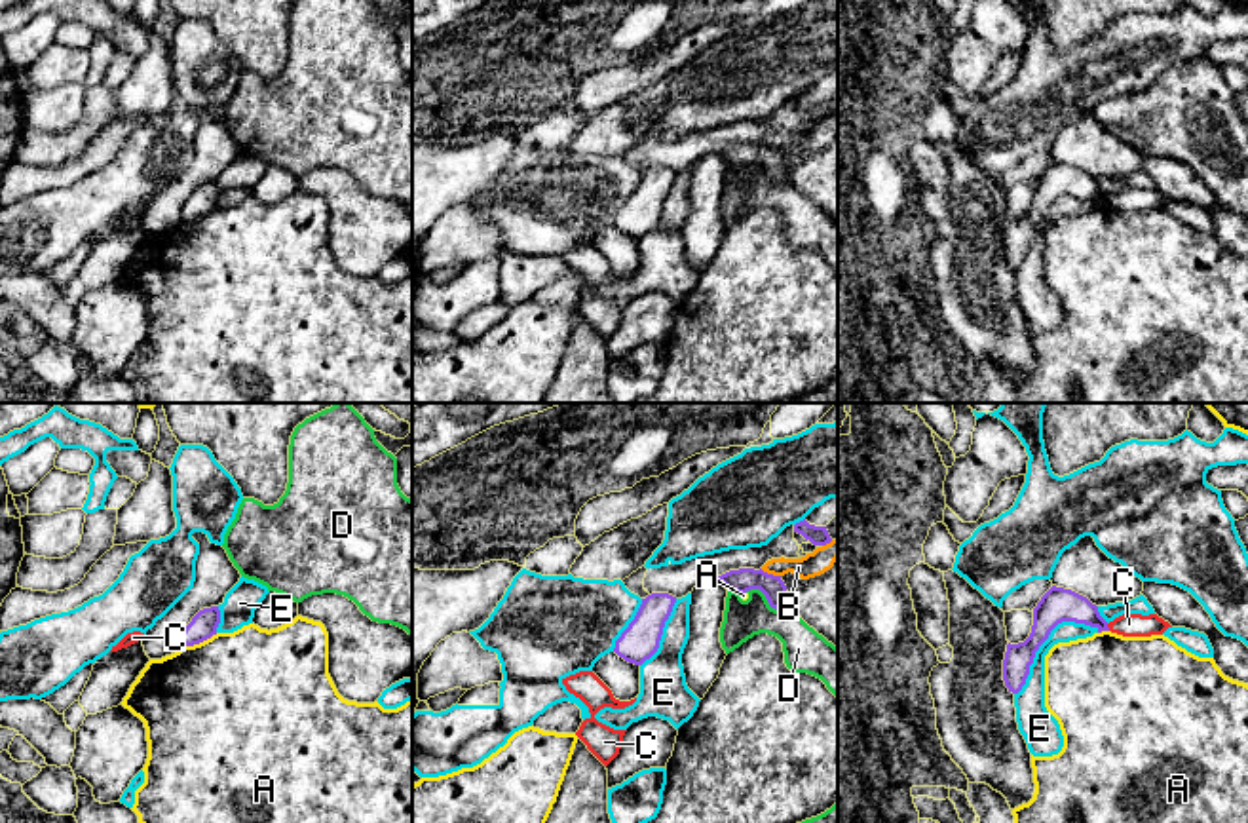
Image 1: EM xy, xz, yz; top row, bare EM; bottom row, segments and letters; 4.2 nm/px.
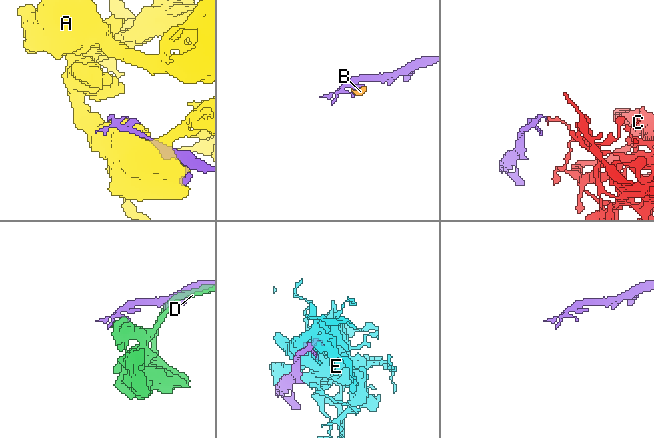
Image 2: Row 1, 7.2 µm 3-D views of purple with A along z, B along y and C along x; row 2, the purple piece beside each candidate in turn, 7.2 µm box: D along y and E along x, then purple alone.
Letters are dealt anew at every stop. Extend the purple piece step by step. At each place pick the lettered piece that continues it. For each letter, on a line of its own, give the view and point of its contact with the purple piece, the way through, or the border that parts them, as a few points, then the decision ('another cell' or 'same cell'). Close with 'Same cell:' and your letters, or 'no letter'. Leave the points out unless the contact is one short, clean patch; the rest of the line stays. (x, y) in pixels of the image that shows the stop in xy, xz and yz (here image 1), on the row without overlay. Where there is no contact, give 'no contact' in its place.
A: contact xy (200, 215); another cell
B: contact xz (770, 149); another cell
C: contact yz (1108, 202); border yz (1106, 198), (1110, 204); another cell
D: contact xz (768, 175); border xz (745, 166), (758, 164), (772, 181), (789, 181); another cell
E: contact yz (1047, 211); another cell
Same cell: no letter

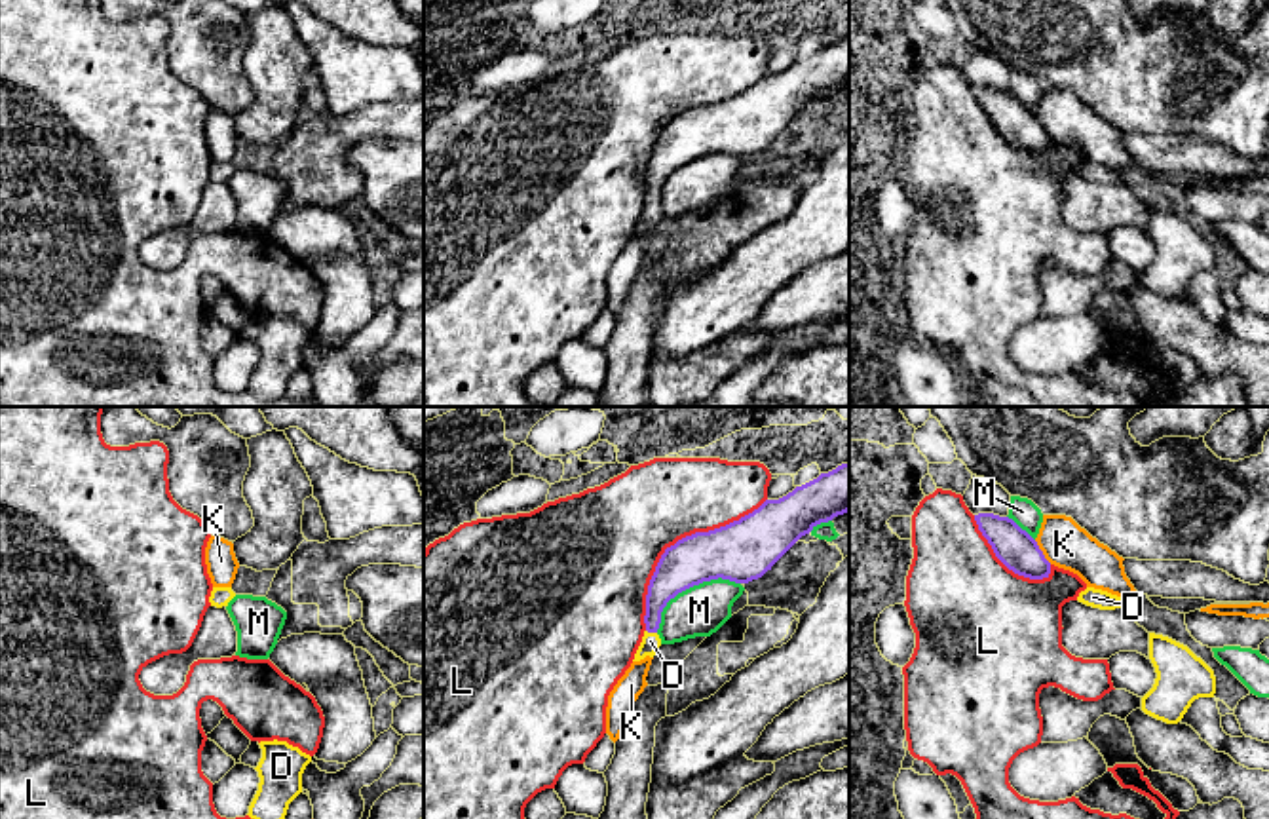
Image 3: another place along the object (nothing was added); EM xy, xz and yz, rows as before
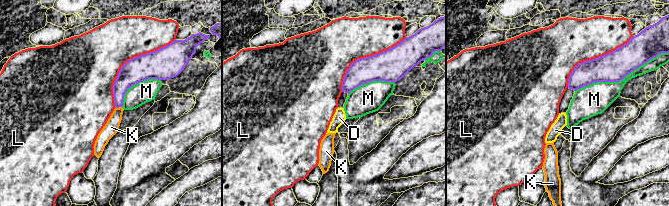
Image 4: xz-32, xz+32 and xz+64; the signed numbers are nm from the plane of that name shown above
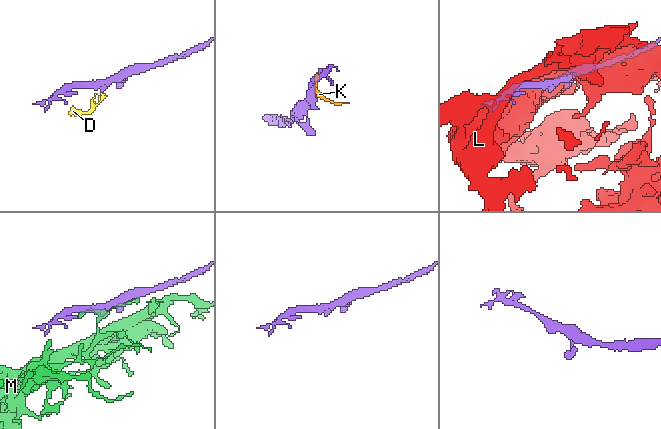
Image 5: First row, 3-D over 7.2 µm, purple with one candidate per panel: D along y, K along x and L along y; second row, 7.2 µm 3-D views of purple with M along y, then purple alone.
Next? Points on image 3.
D: contact xz (652, 206); way xz (671, 151), (656, 173), (652, 206), (650, 215); same cell
K: contact yz (1041, 126); another cell
L: contact xz (677, 116); another cell
M: contact xz (688, 162); another cell
Same cell: D

